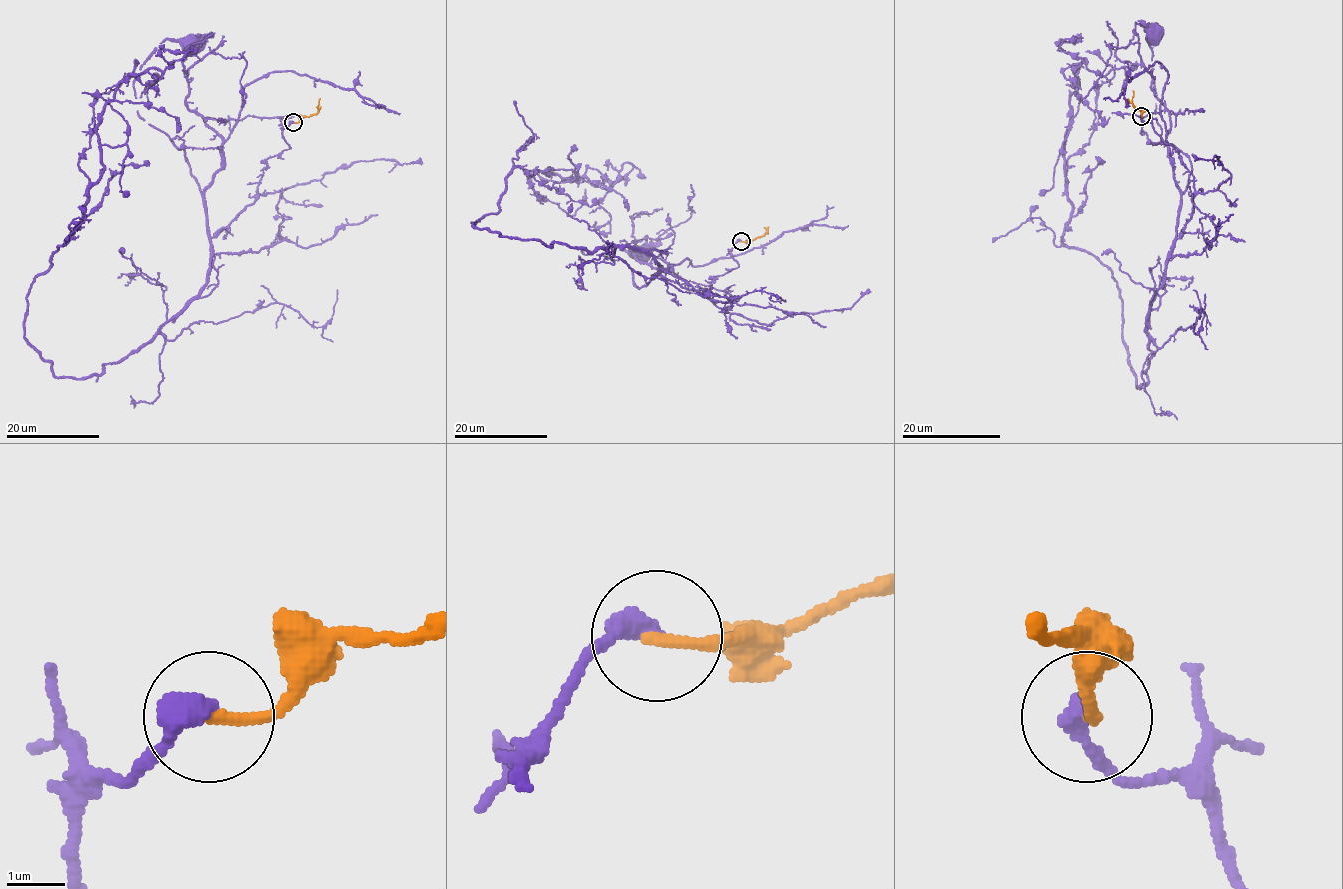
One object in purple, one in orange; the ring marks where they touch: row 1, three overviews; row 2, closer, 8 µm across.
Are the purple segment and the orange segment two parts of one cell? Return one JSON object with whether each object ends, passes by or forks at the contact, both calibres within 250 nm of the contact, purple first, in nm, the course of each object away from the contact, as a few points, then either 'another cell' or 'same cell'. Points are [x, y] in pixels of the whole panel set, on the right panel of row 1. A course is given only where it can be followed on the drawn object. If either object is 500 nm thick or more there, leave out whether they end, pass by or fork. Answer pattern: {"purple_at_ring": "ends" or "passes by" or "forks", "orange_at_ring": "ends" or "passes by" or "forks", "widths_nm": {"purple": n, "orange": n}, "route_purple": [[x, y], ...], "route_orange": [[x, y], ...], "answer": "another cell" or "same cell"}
{"purple_at_ring": "ends", "orange_at_ring": "ends", "widths_nm": {"purple": 440, "orange": 220}, "route_purple": [[1142, 115], [1193, 177], [1192, 216], [1175, 237], [1180, 187], [1166, 134], [1170, 114], [1138, 50], [1155, 34]], "route_orange": [[1142, 117], [1142, 112], [1132, 103], [1133, 91]], "answer": "another cell"}

